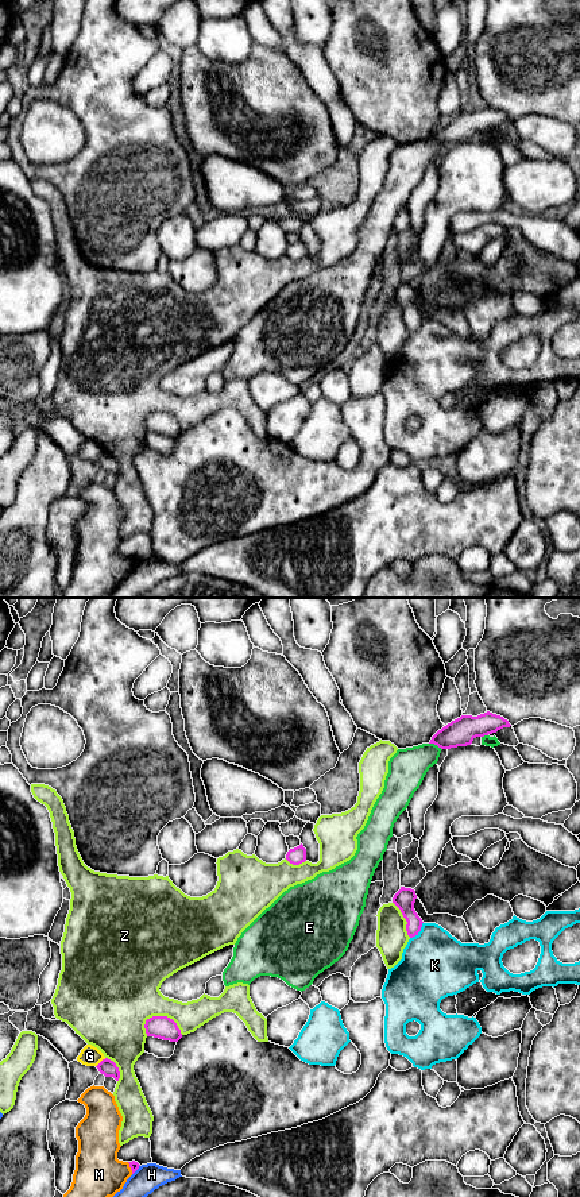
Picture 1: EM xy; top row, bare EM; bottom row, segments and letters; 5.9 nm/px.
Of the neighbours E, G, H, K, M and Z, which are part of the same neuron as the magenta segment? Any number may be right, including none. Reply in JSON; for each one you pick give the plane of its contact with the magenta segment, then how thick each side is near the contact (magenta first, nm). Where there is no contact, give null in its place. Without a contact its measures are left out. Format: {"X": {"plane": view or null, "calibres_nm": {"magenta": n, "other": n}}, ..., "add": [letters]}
{"add": []}

